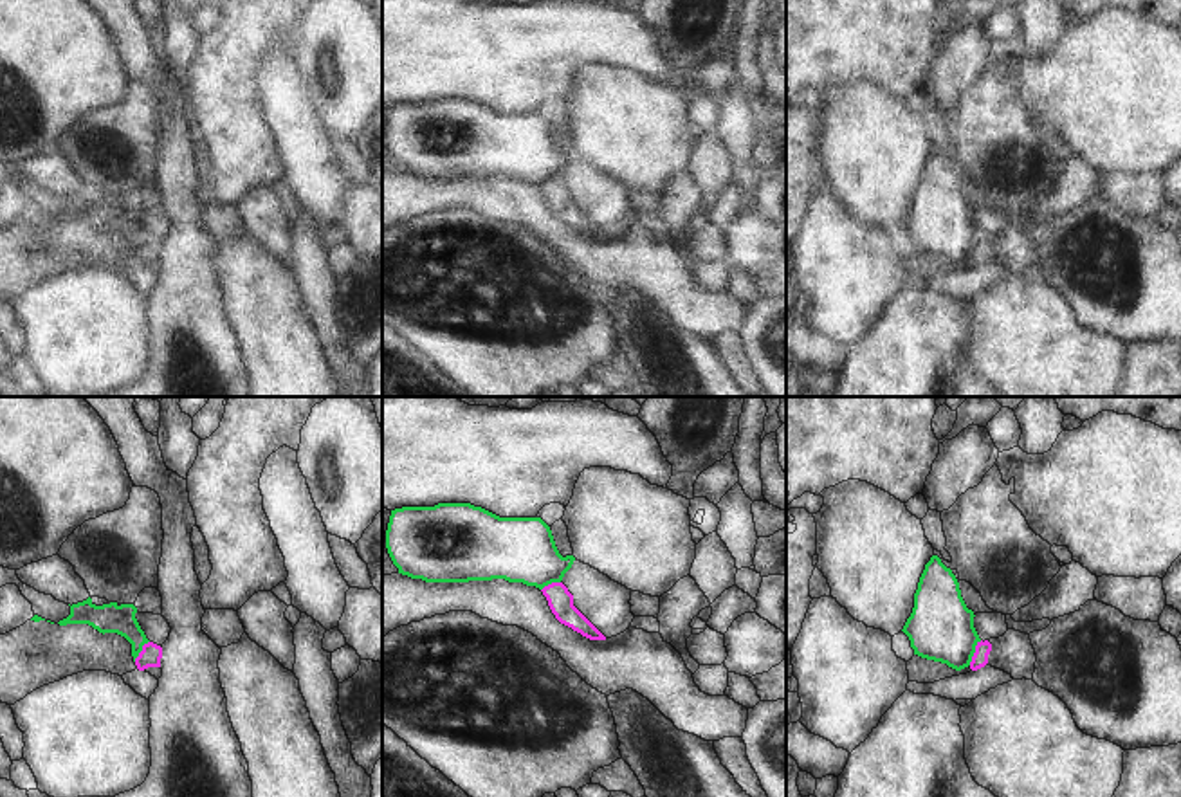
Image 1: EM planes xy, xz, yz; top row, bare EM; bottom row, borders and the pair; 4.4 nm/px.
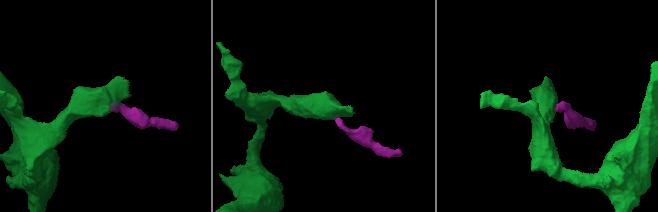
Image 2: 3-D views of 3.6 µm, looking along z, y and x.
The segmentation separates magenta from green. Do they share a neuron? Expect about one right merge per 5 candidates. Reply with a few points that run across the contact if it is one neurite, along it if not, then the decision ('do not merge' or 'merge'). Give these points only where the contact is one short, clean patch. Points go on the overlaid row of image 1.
line yz (981, 641), (969, 664); do not merge

